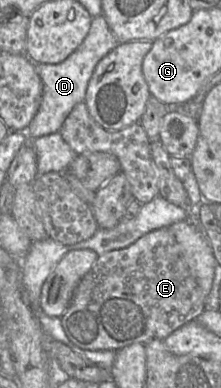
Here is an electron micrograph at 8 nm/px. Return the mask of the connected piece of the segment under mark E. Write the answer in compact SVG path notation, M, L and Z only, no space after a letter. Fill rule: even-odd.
M168 227L153 230L130 246L98 256L90 271L77 285L60 317L68 339L83 350L117 351L131 344L164 340L205 309L205 297L193 276L182 247Z

